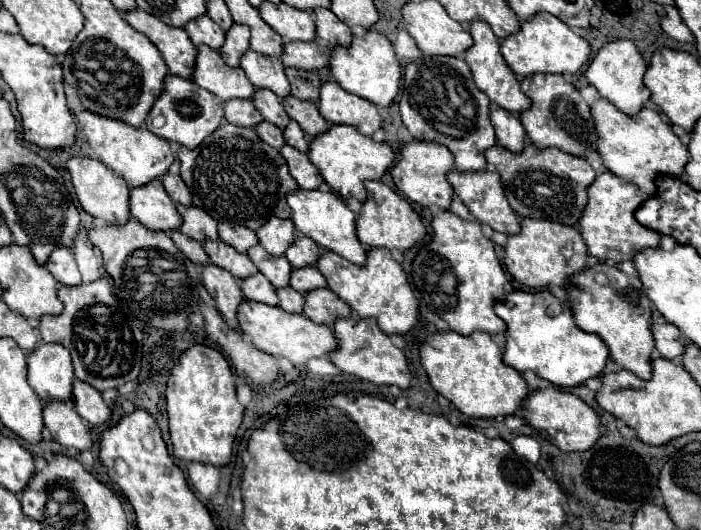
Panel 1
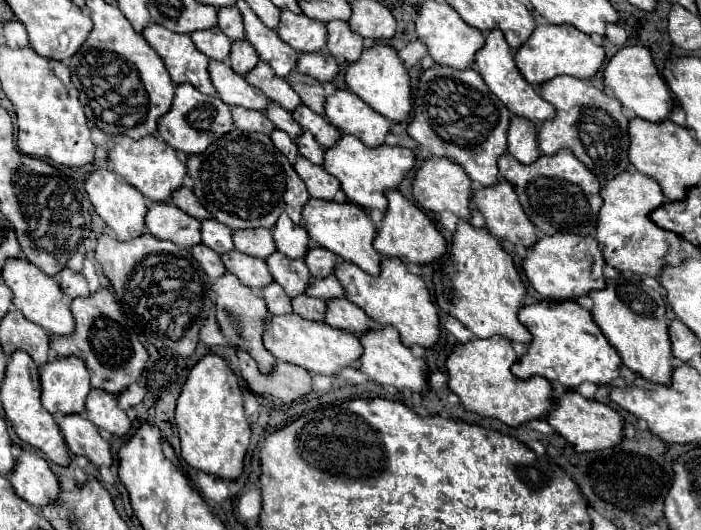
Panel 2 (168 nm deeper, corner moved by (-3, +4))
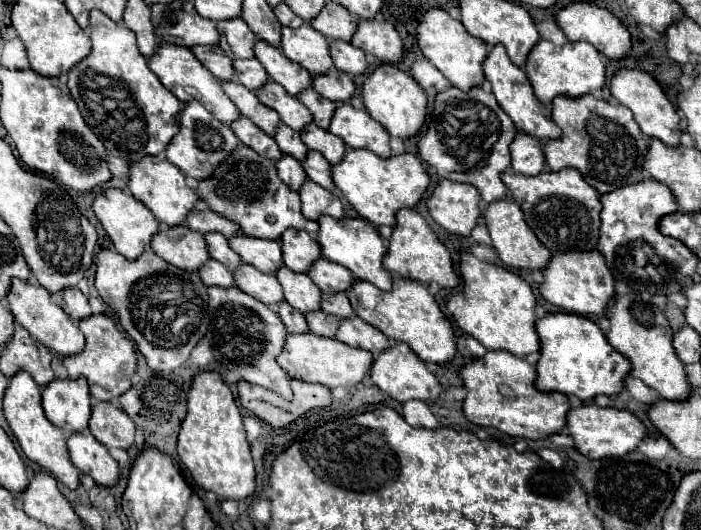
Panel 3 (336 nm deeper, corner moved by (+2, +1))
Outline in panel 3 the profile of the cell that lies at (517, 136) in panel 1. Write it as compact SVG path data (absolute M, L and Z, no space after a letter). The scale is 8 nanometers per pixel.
M518 133L510 145L510 153L512 153L512 171L530 177L544 171L544 149L540 139Z

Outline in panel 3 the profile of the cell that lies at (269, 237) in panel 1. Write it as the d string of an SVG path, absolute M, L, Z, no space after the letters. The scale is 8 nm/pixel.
M288 229L282 235L280 243L282 243L286 267L296 273L308 273L308 269L316 263L316 259L322 257L322 249L318 247L318 241L310 237L306 231Z

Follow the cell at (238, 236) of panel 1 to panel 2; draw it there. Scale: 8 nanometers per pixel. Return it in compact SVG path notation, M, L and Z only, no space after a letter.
M251 228L251 230L233 232L233 242L239 252L245 252L245 254L257 256L257 258L267 258L269 254L273 254L277 250L271 230L267 230L267 228Z

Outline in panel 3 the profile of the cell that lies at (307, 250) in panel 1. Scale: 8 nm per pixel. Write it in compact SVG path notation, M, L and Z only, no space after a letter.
M318 259L312 269L308 271L310 279L324 291L324 295L334 295L334 293L346 293L354 285L354 275L344 269L338 263L332 263L328 259Z

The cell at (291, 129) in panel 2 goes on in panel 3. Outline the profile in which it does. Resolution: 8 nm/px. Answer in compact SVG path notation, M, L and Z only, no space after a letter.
M286 125L278 127L278 131L276 131L276 143L278 143L278 147L280 147L282 153L288 153L288 155L292 155L298 161L304 161L306 155L308 155L308 149L302 143L300 133L296 133L294 129L290 129Z

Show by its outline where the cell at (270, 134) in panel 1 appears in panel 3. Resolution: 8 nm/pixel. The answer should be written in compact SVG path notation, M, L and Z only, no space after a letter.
M284 155L284 157L276 163L276 167L278 167L278 177L280 177L292 191L296 191L296 193L302 189L302 185L304 185L306 179L308 179L306 171L302 169L302 163L296 161L296 159L290 157L290 155Z

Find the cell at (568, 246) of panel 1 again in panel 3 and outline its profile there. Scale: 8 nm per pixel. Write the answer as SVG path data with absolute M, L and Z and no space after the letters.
M570 251L570 253L554 255L548 267L544 269L544 283L540 285L540 293L546 301L554 303L556 307L584 317L592 317L592 315L604 317L608 303L614 301L616 297L614 277L606 267L604 257L598 251L586 251L586 253Z

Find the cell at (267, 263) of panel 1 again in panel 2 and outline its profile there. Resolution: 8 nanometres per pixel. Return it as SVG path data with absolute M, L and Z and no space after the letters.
M273 252L271 256L265 258L265 264L267 264L273 280L287 292L289 298L305 292L305 288L311 280L311 274L301 258L291 260L291 258L283 256L281 252Z

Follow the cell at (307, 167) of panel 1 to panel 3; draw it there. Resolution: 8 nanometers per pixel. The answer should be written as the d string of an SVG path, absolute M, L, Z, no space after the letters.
M310 179L304 183L300 191L300 199L302 199L302 213L310 221L318 221L322 215L330 215L334 219L344 217L344 209L338 195L332 191L326 191L324 187L316 185Z

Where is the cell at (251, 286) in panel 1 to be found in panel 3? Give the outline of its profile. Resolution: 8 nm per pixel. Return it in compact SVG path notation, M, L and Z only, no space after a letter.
M286 301L278 305L278 317L286 325L288 333L308 333L308 323L306 323L304 313L292 309Z

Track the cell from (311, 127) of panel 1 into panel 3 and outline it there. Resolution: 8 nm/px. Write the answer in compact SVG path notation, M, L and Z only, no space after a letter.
M310 123L306 127L306 131L300 133L300 137L308 149L322 153L332 165L336 165L346 153L346 145L342 143L342 139L338 139L336 135L332 135L326 129L320 129L314 123Z

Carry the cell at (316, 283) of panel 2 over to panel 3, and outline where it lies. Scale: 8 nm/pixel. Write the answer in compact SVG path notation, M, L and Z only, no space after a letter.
M338 293L338 295L326 295L324 301L322 301L322 311L326 313L332 313L340 319L348 319L354 315L352 307L350 307L350 301L346 297L346 293Z

